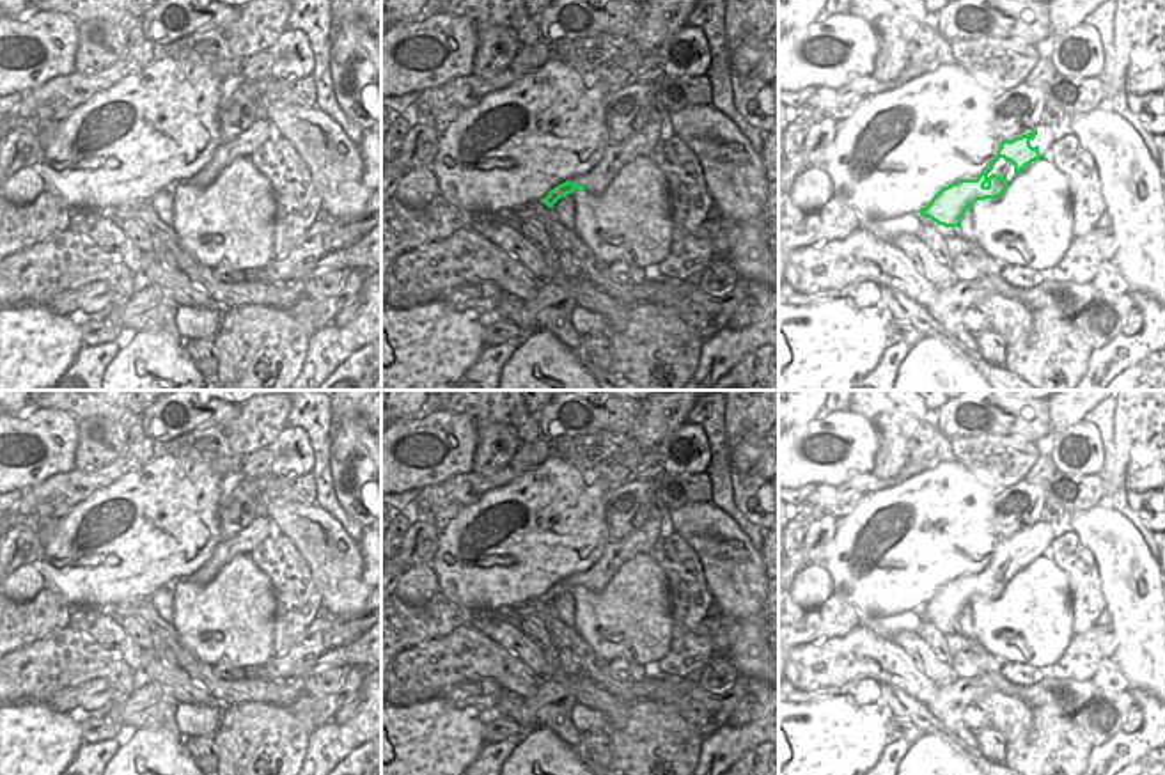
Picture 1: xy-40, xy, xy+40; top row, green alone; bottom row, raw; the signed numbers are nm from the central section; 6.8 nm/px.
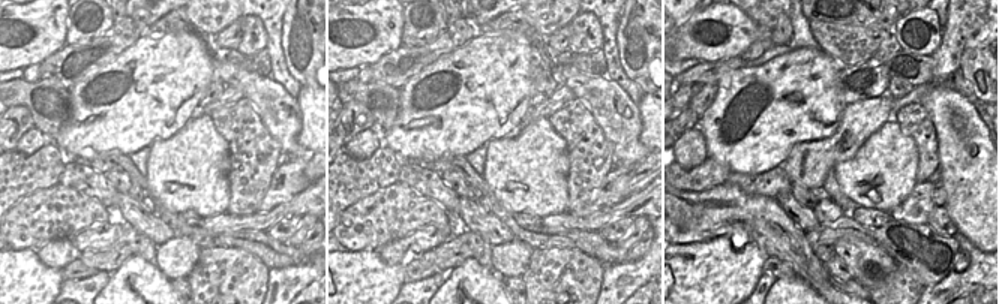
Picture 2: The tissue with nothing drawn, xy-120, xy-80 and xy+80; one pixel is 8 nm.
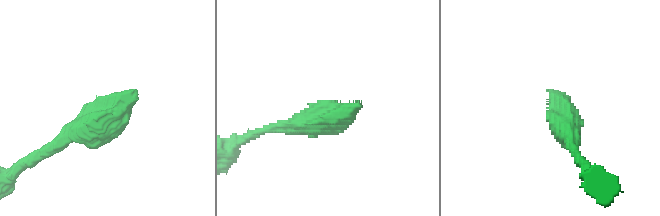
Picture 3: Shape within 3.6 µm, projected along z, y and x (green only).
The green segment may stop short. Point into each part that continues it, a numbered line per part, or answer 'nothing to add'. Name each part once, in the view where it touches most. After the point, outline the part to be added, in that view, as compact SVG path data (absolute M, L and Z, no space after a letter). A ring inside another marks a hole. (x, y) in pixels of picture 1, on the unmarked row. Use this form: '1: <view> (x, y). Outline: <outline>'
1: xy+40 (1004, 566). Outline: M1000 555L1000 557L995 560L995 564L993 564L993 568L988 571L988 575L989 575L991 571L997 571L997 573L1000 573L1000 575L1005 575L1009 582L1016 576L1016 573L1014 573L1014 562L1013 562L1011 559L1005 559L1004 555Z

